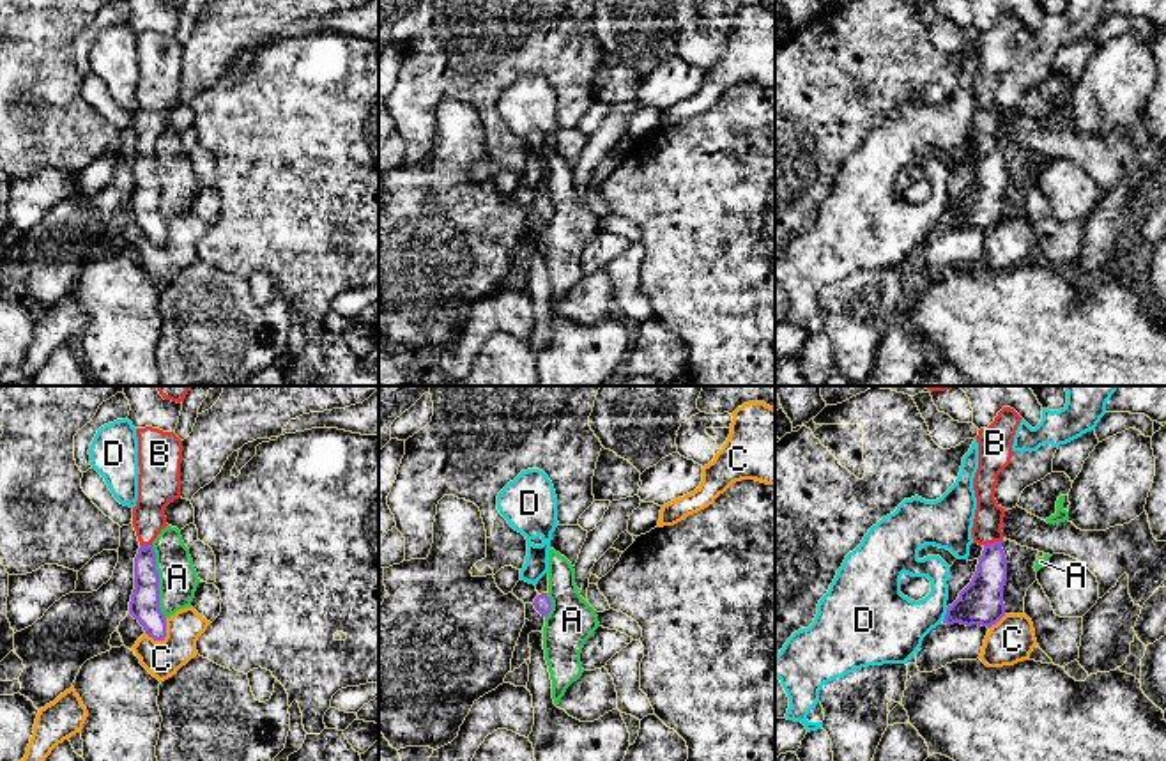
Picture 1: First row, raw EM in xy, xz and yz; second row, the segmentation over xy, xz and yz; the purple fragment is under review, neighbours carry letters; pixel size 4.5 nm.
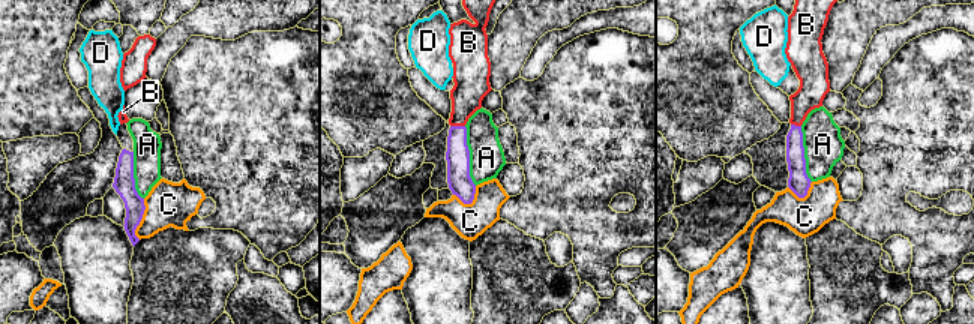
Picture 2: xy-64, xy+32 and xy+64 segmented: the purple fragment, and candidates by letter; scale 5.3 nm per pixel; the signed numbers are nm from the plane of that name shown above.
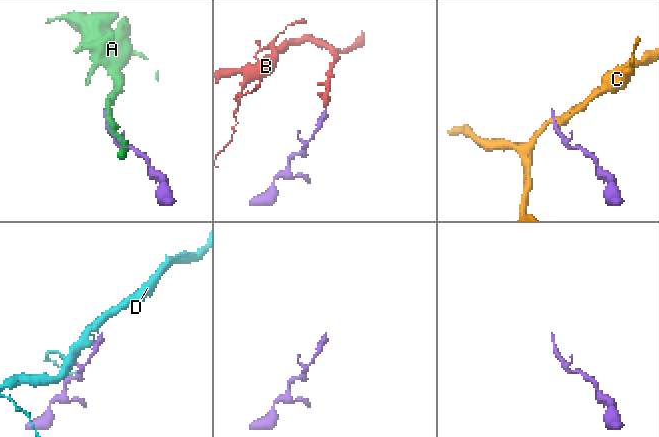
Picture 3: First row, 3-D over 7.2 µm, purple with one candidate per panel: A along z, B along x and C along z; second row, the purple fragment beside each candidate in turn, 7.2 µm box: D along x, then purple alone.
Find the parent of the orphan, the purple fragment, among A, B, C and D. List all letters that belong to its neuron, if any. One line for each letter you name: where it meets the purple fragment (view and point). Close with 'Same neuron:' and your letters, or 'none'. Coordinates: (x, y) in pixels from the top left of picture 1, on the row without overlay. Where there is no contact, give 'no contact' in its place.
B: contact yz (991, 147)
Same neuron: B

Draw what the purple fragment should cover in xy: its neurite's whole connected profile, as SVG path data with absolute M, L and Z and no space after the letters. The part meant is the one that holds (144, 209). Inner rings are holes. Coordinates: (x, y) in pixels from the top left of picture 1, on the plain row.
M145 30L138 41L138 104L133 131L140 152L134 161L134 193L129 218L154 244L165 244L166 221L159 212L159 177L152 145L168 129L165 111L180 101L182 44L173 35Z

